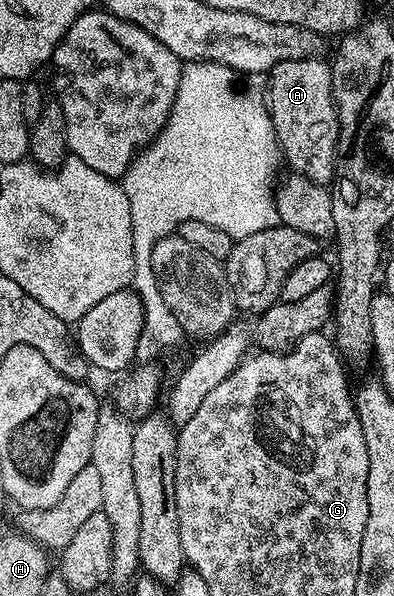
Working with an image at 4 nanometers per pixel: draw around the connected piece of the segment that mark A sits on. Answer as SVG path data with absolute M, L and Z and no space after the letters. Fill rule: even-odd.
M318 57L316 59L296 59L295 61L283 61L279 65L275 65L273 70L268 72L267 79L269 79L269 95L267 91L267 106L269 109L269 116L273 118L273 132L277 134L277 142L279 144L280 154L290 163L292 170L296 174L307 177L312 183L319 183L322 185L328 184L333 177L333 167L337 164L337 134L341 126L337 124L337 107L333 104L333 72L328 62L324 63L324 58Z

